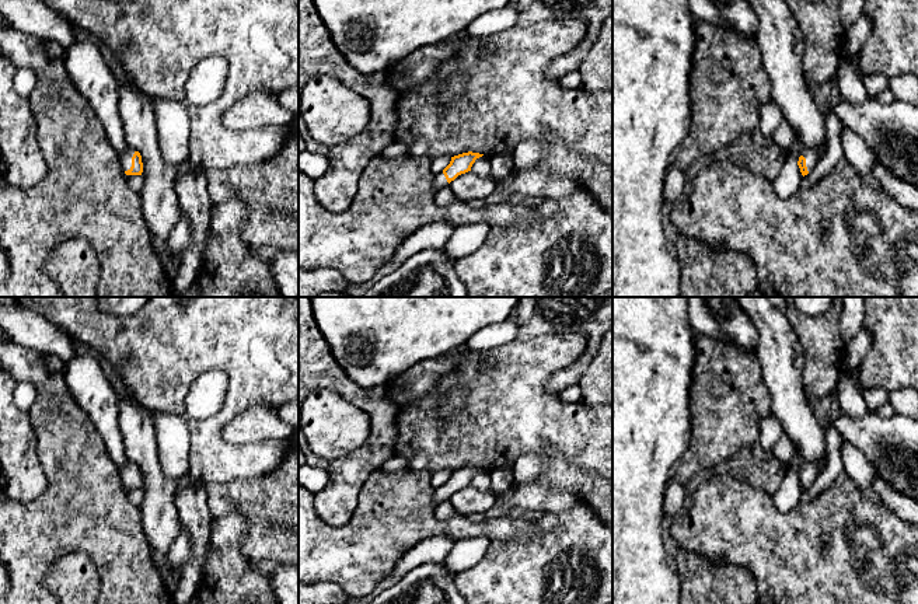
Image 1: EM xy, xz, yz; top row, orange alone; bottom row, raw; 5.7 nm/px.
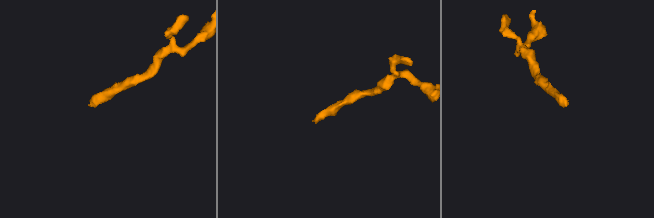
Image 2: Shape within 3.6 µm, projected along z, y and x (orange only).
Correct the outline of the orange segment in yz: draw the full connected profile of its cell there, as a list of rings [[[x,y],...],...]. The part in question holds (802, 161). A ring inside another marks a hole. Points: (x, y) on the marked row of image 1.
[[[825,143],[818,149],[806,149],[799,157],[797,165],[800,168],[802,175],[807,175],[816,164],[824,157]]]

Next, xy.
[[[133,149],[119,154],[119,163],[126,175],[142,175],[143,172],[142,156]]]

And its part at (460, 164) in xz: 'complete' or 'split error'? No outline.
split error

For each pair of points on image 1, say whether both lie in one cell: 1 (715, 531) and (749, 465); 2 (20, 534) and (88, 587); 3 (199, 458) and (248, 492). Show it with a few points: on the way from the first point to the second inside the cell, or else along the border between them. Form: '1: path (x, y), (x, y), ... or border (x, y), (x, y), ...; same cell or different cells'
1: border (714, 474), (733, 475), (770, 495); different cells
2: border (88, 555), (62, 554), (44, 575), (42, 586); different cells
3: border (264, 474), (255, 478), (209, 482), (205, 486); different cells

